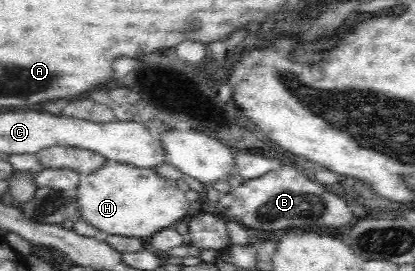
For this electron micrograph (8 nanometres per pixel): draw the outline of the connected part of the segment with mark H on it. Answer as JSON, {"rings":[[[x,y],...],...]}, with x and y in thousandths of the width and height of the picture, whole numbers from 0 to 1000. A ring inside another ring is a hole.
{"rings":[[[265,590],[236,631],[212,649],[193,649],[183,705],[190,808],[246,860],[320,875],[345,889],[359,886],[390,849],[422,838],[458,793],[463,771],[463,756],[446,731],[446,712],[429,697],[419,664],[386,657],[366,620],[337,620]]]}

